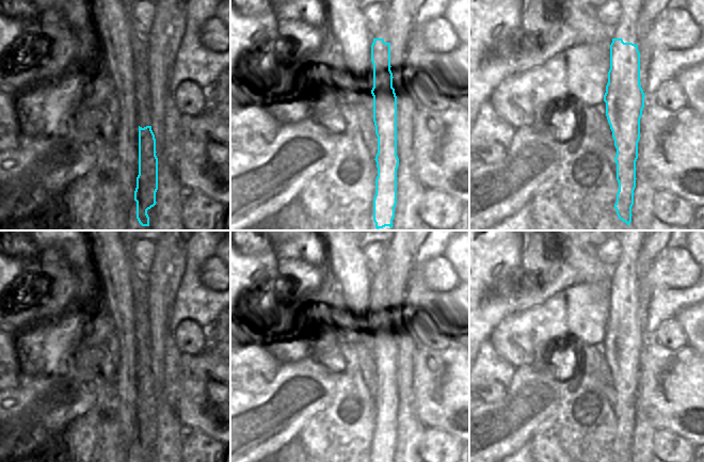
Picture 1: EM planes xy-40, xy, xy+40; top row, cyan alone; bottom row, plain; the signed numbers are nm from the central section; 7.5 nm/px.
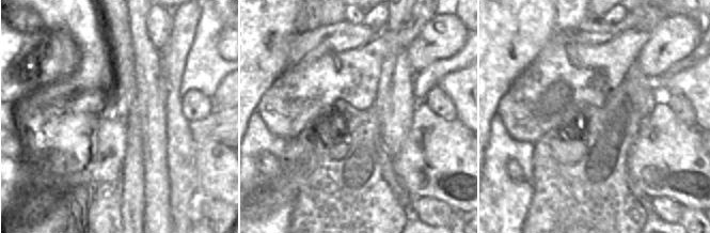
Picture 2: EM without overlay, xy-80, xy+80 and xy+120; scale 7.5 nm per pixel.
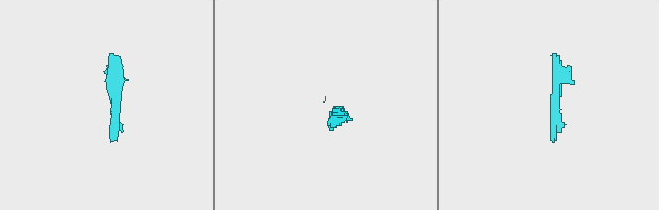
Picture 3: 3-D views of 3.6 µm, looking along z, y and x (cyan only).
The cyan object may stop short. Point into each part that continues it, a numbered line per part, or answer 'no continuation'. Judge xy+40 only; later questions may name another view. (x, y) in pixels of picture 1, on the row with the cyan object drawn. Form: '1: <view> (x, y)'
1: xy+40 (629, 9)

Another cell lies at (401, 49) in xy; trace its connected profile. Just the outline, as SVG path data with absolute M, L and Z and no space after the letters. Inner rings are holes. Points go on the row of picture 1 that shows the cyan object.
M412 0L405 7L411 10L410 18L399 31L399 37L390 43L390 66L395 79L395 93L398 87L405 86L412 69L412 39L416 33L416 10Z

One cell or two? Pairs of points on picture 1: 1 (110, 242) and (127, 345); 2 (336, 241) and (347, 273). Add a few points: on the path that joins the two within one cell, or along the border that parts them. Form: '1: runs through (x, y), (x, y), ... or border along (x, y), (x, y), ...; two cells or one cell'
1: runs through (111, 268), (115, 286), (120, 293), (124, 319); one cell
2: runs through (341, 249), (347, 257), (347, 266); one cell

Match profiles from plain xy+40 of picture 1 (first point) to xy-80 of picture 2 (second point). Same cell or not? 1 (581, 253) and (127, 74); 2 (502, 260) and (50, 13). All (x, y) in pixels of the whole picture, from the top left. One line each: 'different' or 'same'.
1: same
2: different

